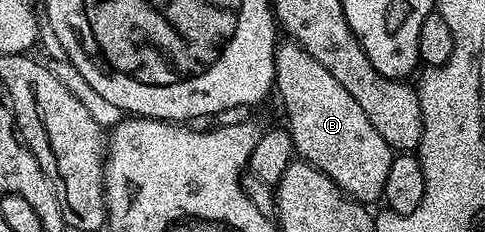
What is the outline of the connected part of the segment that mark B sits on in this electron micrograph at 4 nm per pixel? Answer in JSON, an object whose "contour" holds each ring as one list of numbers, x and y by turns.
{"contour":[[294,41,280,42,275,49,275,85,274,90,279,91,279,99,283,102,283,111,287,114,286,126,291,132,291,140,295,146,295,155,302,162,313,165,325,177,332,179,334,183,350,195,352,199,359,200,364,205,371,205,371,202,382,200,385,189,385,177,389,177,389,165,393,158,393,152,389,144,383,140,381,133,369,125,369,117,341,89,341,85,333,78,333,73,325,69,325,65,320,65,300,43]]}

